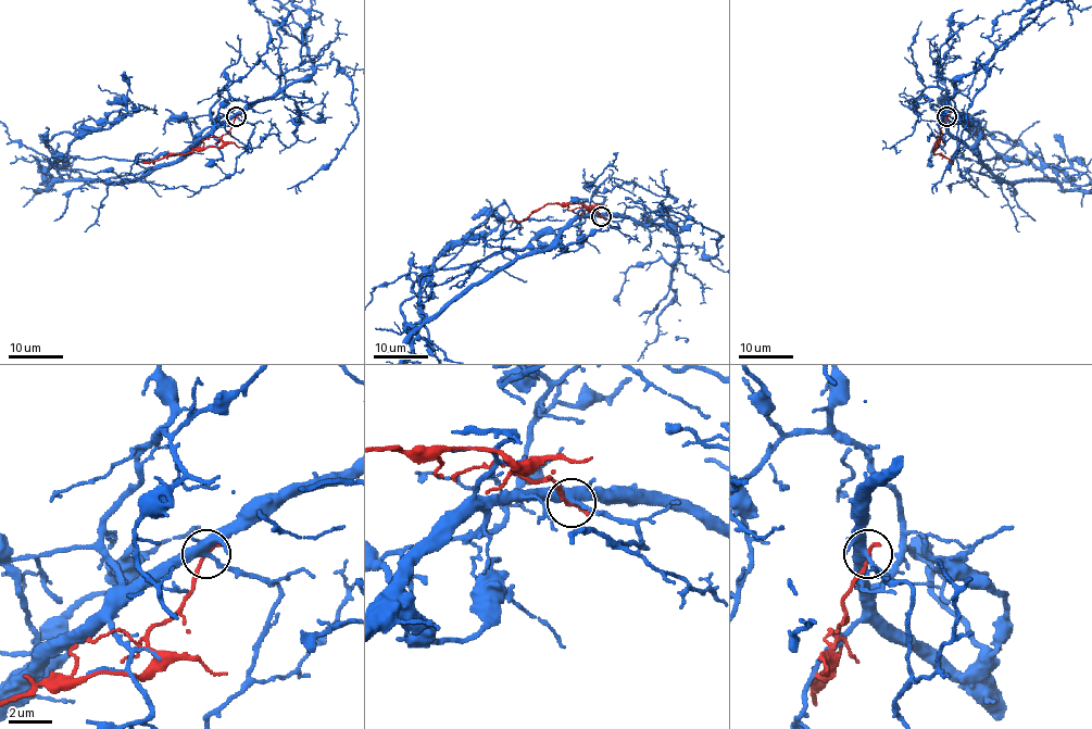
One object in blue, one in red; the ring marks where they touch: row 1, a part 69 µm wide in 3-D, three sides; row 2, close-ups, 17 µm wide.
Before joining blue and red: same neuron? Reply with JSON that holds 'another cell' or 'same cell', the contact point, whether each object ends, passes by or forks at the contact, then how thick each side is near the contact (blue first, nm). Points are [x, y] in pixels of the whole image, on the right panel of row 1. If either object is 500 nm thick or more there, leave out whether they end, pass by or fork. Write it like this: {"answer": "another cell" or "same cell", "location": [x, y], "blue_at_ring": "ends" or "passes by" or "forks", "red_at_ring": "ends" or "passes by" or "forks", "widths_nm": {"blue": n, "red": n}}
{"answer": "another cell", "location": [946, 116], "blue_at_ring": "forks", "red_at_ring": "ends", "widths_nm": {"blue": 360, "red": 220}}

